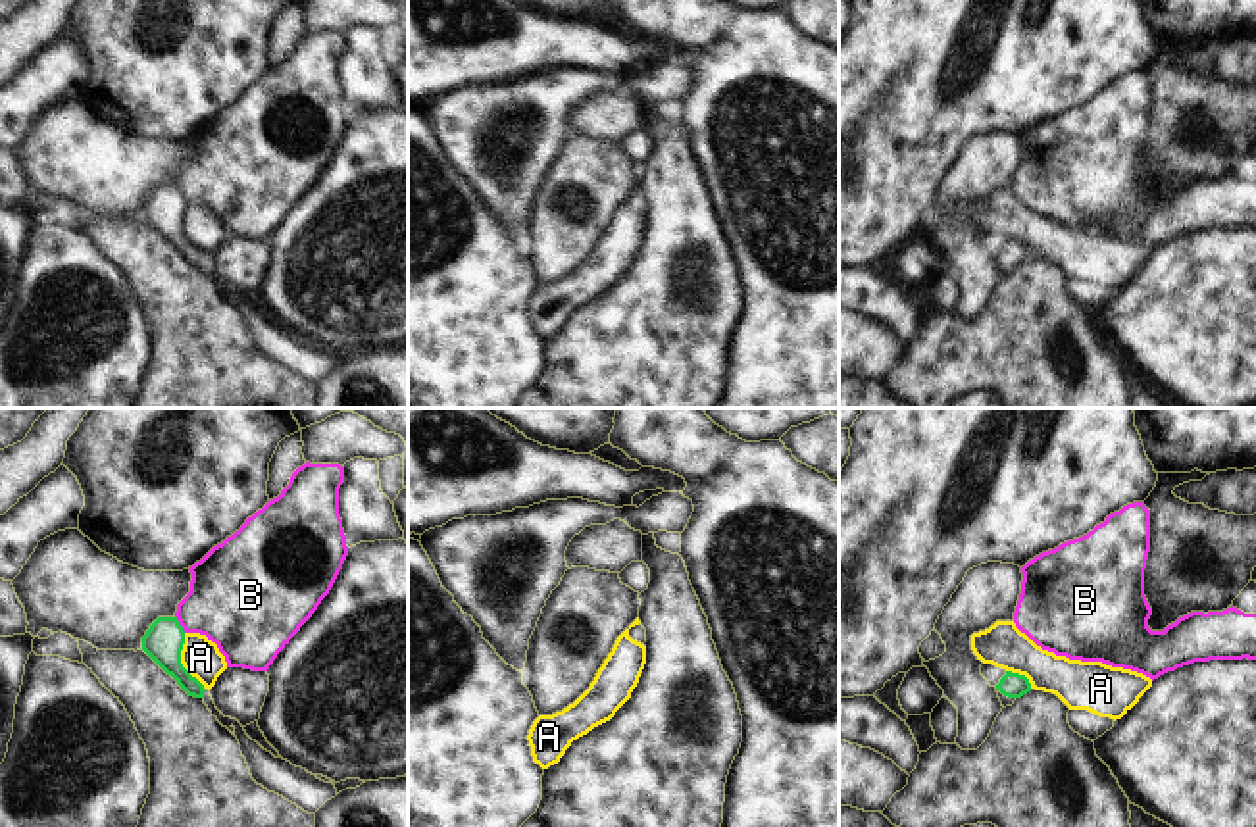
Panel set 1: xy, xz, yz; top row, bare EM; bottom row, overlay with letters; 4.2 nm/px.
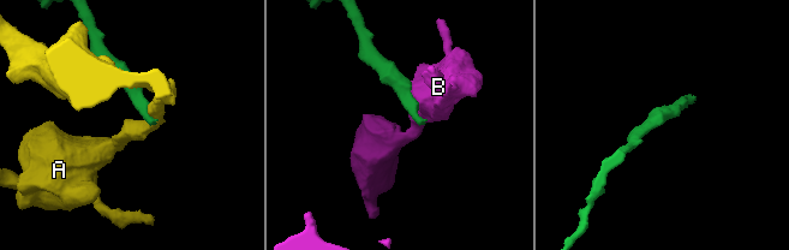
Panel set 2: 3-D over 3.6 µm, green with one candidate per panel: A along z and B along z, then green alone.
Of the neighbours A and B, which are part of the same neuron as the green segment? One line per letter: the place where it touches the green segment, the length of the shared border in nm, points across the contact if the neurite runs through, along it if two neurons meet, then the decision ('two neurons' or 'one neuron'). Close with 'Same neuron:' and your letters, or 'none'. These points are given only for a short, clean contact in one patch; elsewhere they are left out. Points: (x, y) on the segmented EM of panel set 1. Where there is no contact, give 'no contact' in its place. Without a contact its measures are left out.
A: contact xy (179, 662); length 260 nm; border xy (183, 633), (181, 664), (204, 689); two neurons
B: contact xy (177, 624); length 80 nm; border xy (175, 616), (185, 631); two neurons
Same neuron: none

